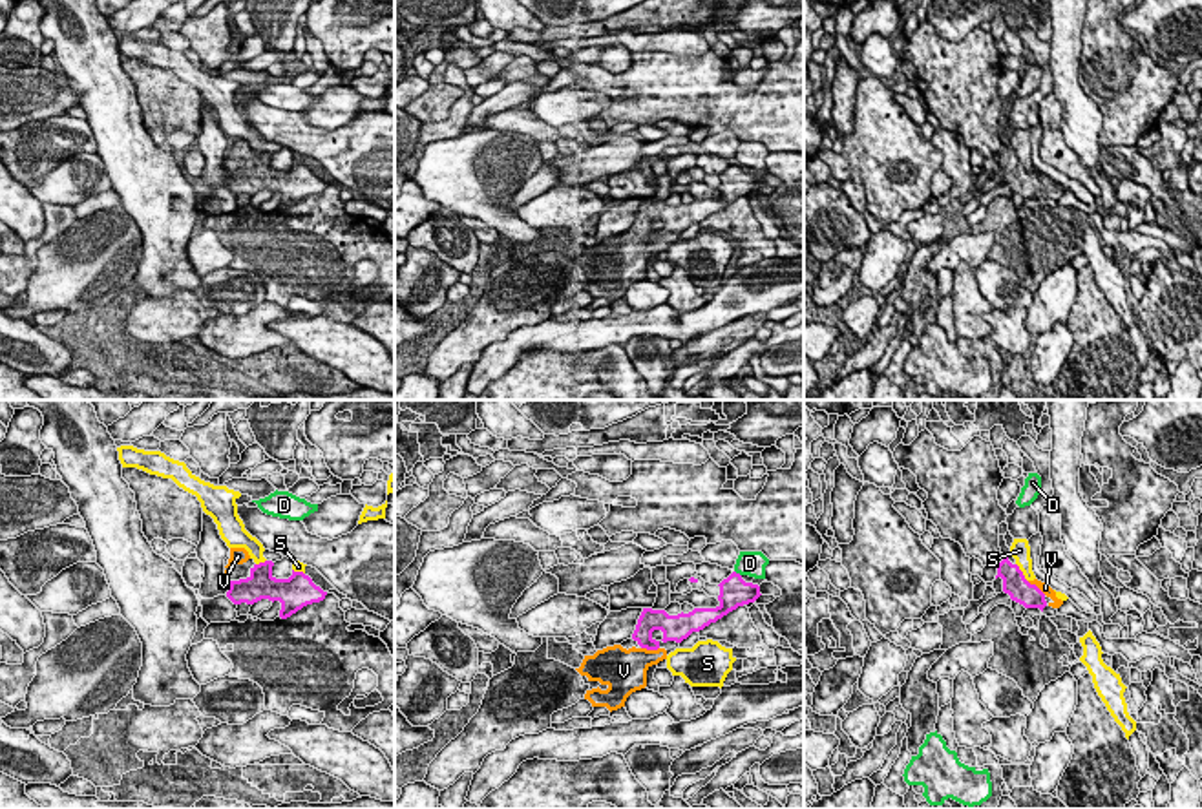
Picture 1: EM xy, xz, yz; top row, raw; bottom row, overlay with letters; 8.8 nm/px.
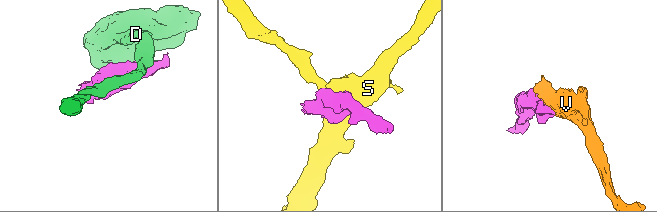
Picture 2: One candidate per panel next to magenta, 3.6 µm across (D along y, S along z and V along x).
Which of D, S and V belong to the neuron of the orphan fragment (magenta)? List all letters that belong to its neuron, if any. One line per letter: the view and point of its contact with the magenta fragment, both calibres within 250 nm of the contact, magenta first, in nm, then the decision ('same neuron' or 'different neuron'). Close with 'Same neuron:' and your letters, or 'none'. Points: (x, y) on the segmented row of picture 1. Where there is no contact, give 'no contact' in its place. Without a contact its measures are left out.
D: meets magenta in xz at (738, 574); 260 nm thick on the magenta side, 220 nm on the other; different neuron
S: meets magenta in yz at (1022, 572); 220 nm thick on the magenta side, 180 nm on the other; different neuron
V: meets magenta in xz at (651, 649); 190 nm thick on the magenta side, 320 nm on the other; same neuron
Same neuron: V

